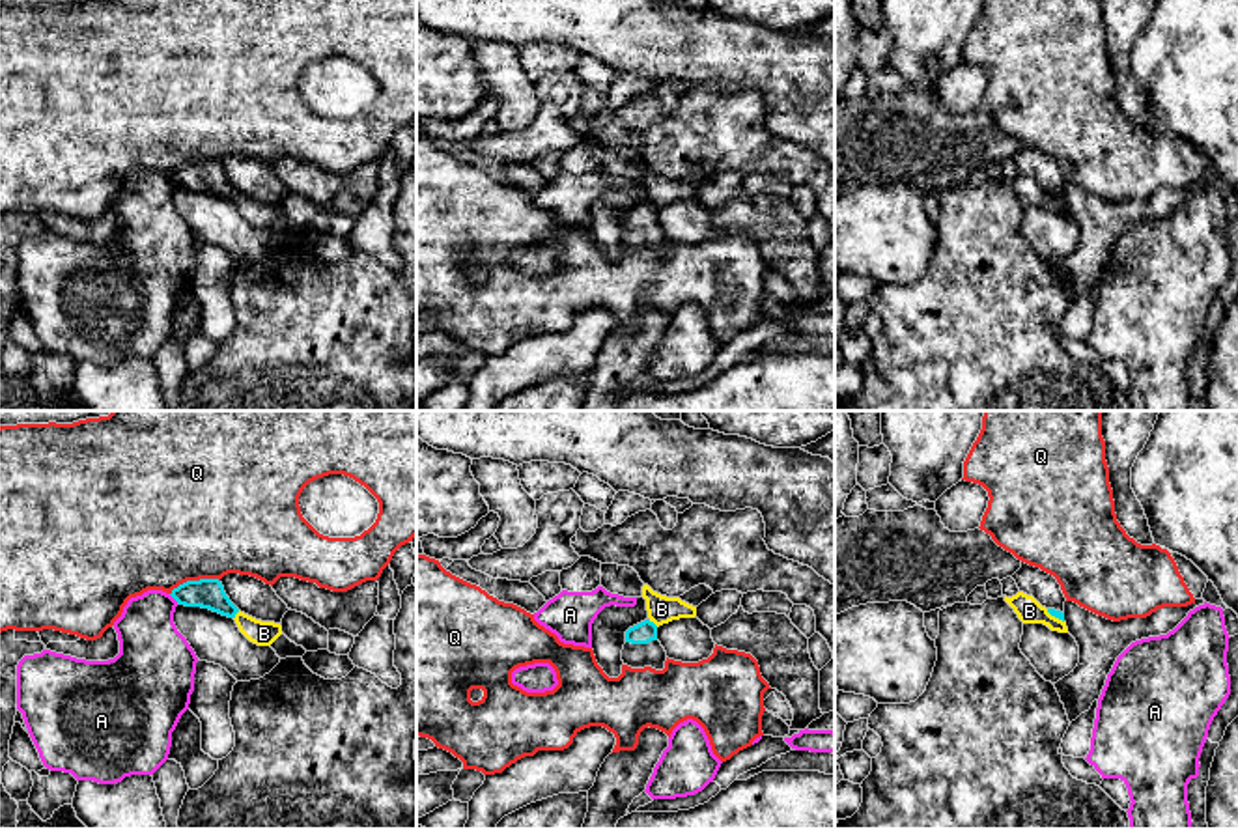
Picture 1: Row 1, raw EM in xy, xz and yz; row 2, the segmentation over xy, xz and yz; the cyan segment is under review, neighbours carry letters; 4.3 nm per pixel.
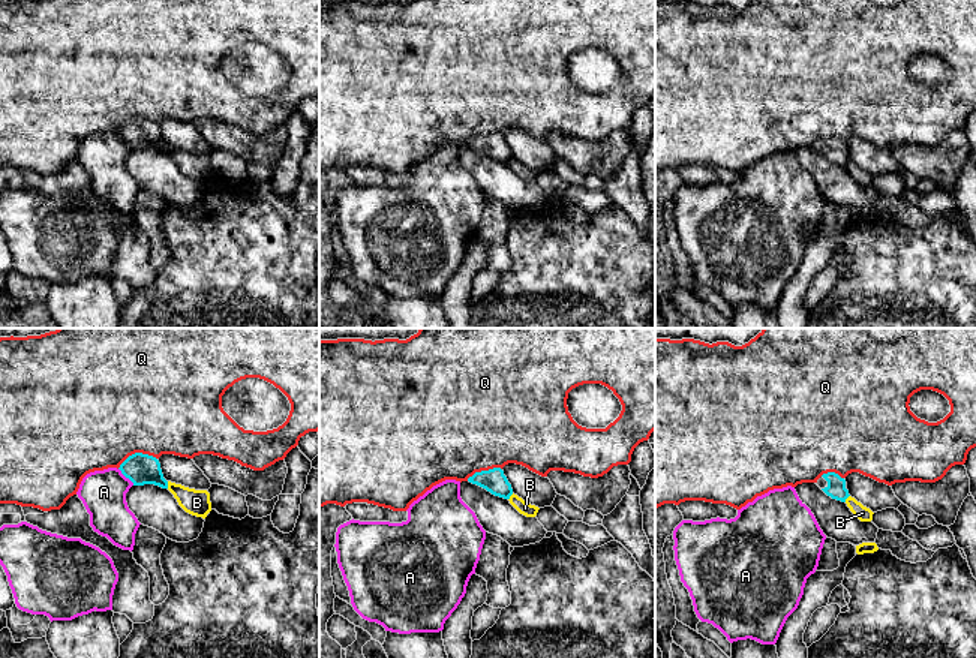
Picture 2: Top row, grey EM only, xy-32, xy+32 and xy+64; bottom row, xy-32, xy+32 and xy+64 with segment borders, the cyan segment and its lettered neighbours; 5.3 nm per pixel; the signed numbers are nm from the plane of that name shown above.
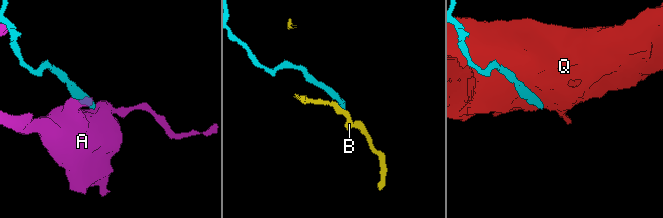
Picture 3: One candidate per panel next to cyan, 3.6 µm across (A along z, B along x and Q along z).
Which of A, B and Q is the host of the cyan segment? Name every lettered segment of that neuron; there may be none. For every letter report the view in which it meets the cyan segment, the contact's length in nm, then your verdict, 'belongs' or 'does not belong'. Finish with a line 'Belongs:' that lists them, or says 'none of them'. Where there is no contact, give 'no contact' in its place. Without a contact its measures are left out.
A: xy | 60 nm | does not belong
B: xz | 50 nm | does not belong
Q: xy | 220 nm | does not belong
Belongs: none of them

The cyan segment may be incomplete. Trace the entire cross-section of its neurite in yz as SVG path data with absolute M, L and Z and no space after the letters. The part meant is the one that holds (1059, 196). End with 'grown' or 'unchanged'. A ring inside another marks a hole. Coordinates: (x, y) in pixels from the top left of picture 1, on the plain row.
M1203 179L1188 189L1163 189L1147 200L1128 200L1120 204L1098 198L1074 183L1064 183L1062 194L1048 190L1051 198L1066 205L1068 215L1079 228L1077 248L1055 265L1068 302L1076 302L1100 280L1117 239L1132 224L1167 217L1199 187L1204 187Z | grown

